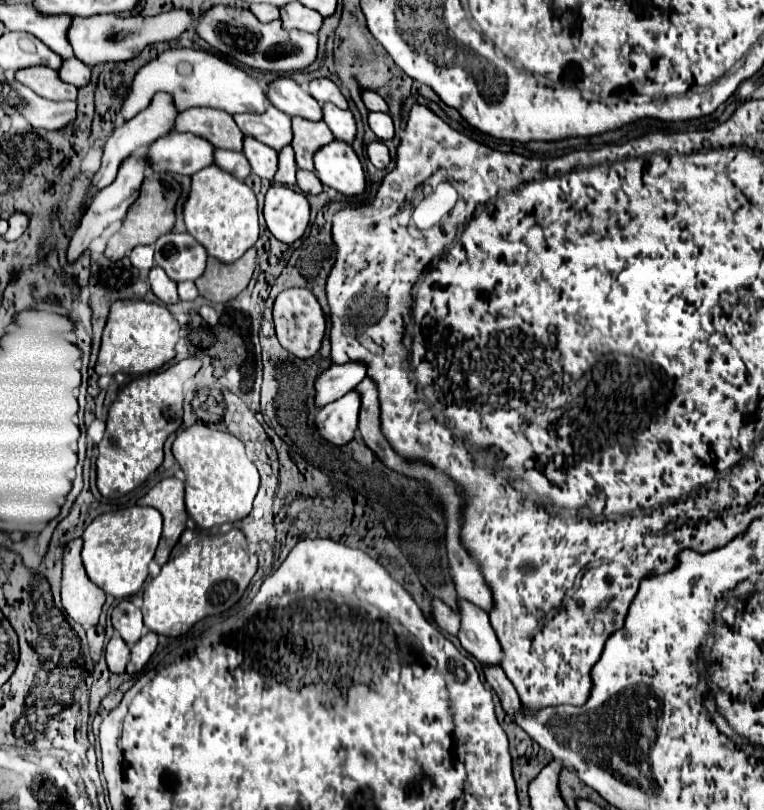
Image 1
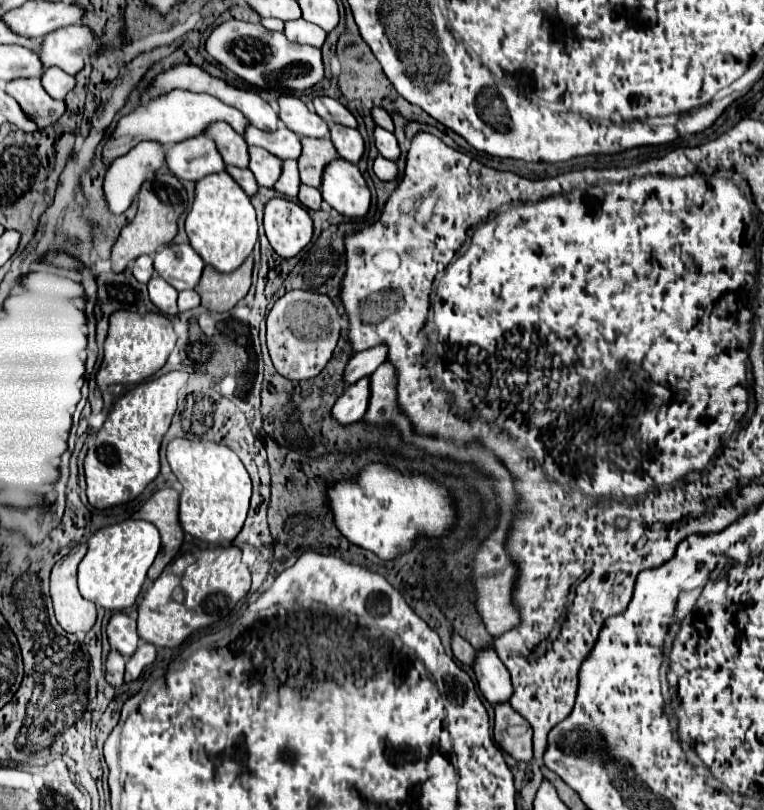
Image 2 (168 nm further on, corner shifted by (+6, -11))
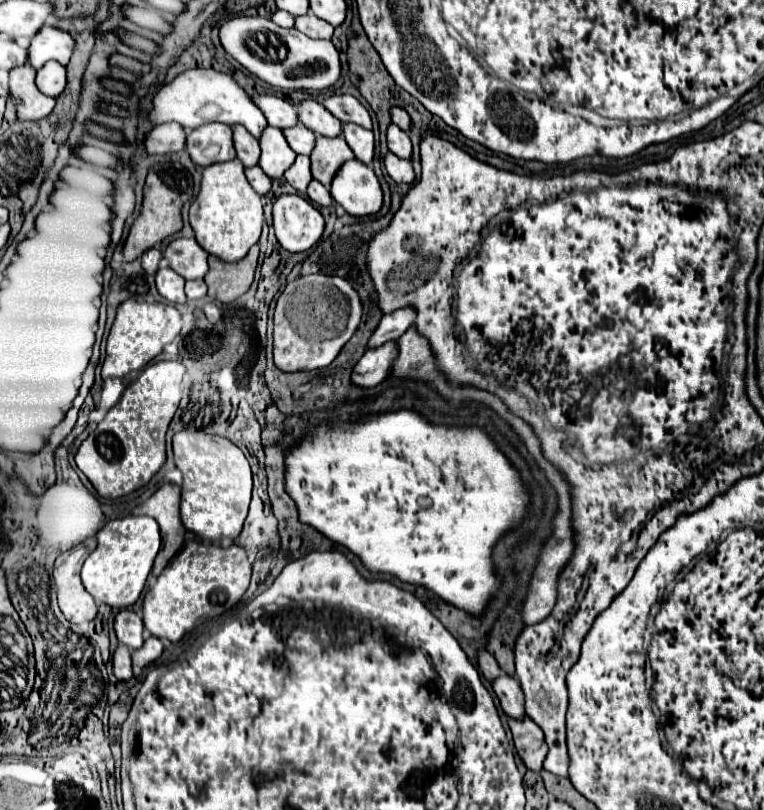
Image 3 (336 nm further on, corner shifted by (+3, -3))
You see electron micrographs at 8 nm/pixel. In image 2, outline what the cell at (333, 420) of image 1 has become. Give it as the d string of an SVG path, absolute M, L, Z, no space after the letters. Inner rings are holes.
M361 379L355 385L349 385L345 393L337 399L331 409L331 417L339 425L351 425L363 419L369 403L369 379Z

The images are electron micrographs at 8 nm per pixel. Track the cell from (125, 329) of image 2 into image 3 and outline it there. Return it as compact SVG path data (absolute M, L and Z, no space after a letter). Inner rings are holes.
M128 299L118 307L114 325L108 335L106 359L102 363L102 379L124 377L130 371L144 369L156 355L162 353L164 345L172 343L182 329L180 313L174 305L168 303L138 303Z

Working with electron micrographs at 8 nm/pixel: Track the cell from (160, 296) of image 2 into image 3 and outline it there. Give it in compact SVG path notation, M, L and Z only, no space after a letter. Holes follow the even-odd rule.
M170 267L158 269L158 273L156 273L156 287L158 287L158 293L166 301L170 301L170 303L186 303L184 279L176 271L172 271Z

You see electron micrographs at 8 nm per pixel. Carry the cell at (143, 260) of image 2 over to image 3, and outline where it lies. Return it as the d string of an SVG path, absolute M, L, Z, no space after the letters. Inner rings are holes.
M148 249L144 255L142 255L142 267L146 273L156 273L158 271L158 265L160 265L160 259L162 259L162 253L160 249Z

